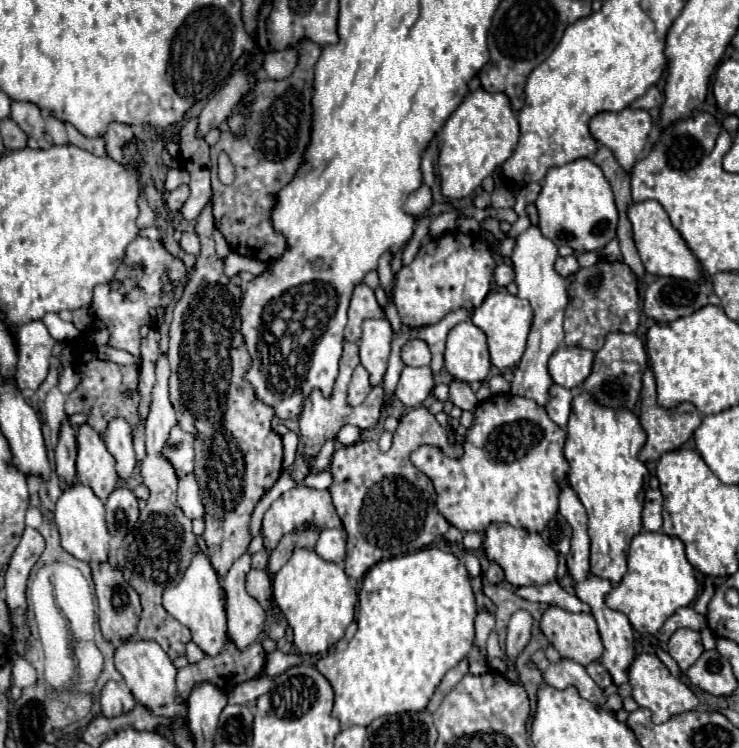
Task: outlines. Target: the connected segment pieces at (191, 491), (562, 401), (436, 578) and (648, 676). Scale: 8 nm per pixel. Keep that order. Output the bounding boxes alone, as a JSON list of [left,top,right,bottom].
[[178,475,204,519],[546,385,572,429],[316,547,476,727],[630,653,698,723]]

